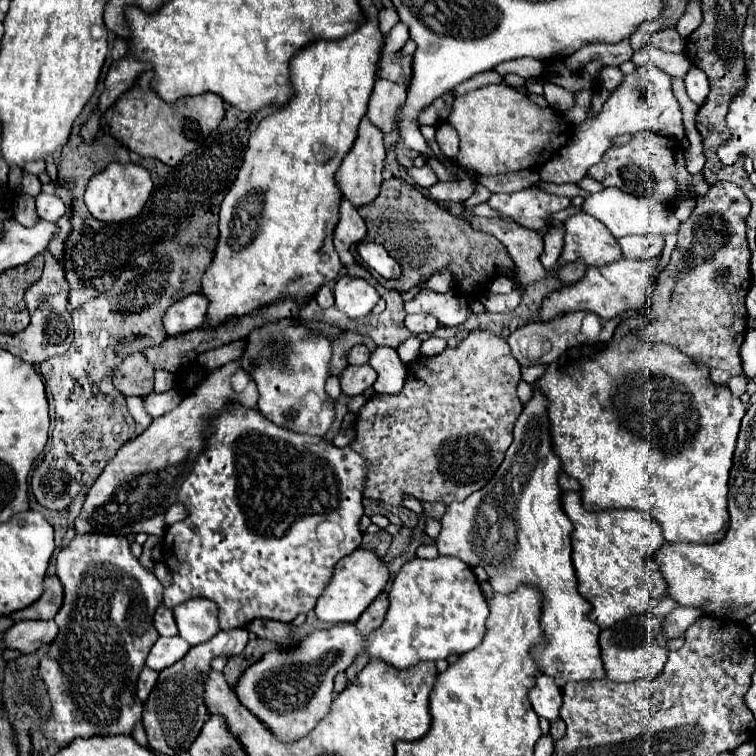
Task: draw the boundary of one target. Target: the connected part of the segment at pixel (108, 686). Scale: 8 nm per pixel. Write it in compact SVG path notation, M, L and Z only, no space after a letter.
M77 535L57 555L57 577L61 579L65 599L53 619L59 633L37 667L37 677L45 683L51 701L49 717L37 723L39 733L59 747L65 747L77 737L131 735L143 713L143 703L137 701L135 695L137 677L145 667L153 643L159 639L159 633L153 627L153 615L163 599L163 583L131 555L125 537L113 535Z

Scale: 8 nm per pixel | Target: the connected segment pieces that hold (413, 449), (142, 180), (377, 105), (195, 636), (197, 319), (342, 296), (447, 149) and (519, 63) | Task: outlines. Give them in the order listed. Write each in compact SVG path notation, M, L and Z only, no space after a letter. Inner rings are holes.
M473 331L457 349L445 349L435 357L419 357L407 365L405 389L399 395L373 395L361 407L355 421L357 435L351 447L361 451L369 463L365 495L373 501L401 505L401 497L407 493L419 501L441 501L449 505L483 489L513 441L513 423L523 405L517 399L519 369L521 365L511 355L507 341L489 331Z
M109 163L101 173L95 173L89 179L89 185L85 191L85 205L95 219L107 221L107 223L119 223L119 221L137 217L141 213L143 205L147 203L151 191L153 191L153 181L143 165Z
M379 77L375 83L375 89L371 93L367 117L383 129L383 133L393 131L393 113L401 107L401 101L405 101L407 95L407 85L405 83L395 83L389 79Z
M203 597L189 599L177 605L173 615L179 627L179 635L191 645L205 643L219 633L217 605L213 605L213 601L209 599L203 599Z
M201 293L183 297L175 305L171 305L163 317L165 331L169 335L181 335L193 329L199 329L207 319L209 299Z
M341 277L333 289L335 307L347 317L365 317L379 301L379 293L365 279Z
M441 123L439 127L436 127L435 141L447 159L451 161L457 159L460 140L457 132L449 123Z
M525 57L525 59L517 59L517 61L509 61L509 63L501 63L495 67L495 71L499 71L501 75L507 73L517 73L525 79L531 77L541 77L545 71L545 63L543 59L533 59L533 57Z

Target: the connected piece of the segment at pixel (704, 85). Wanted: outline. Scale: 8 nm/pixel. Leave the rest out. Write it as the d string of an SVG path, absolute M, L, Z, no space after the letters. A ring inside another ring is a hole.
M695 65L685 75L685 87L687 87L687 95L691 97L691 101L695 101L697 105L705 103L705 97L709 93L709 81L707 81L705 73L701 69L697 69Z

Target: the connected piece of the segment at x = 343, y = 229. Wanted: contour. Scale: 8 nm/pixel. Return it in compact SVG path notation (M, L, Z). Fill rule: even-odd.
M345 197L341 199L339 215L341 215L341 219L333 231L333 245L339 253L341 263L351 265L355 261L351 255L351 245L365 239L367 227L365 227L363 217L357 213L357 207L353 203L349 203Z

